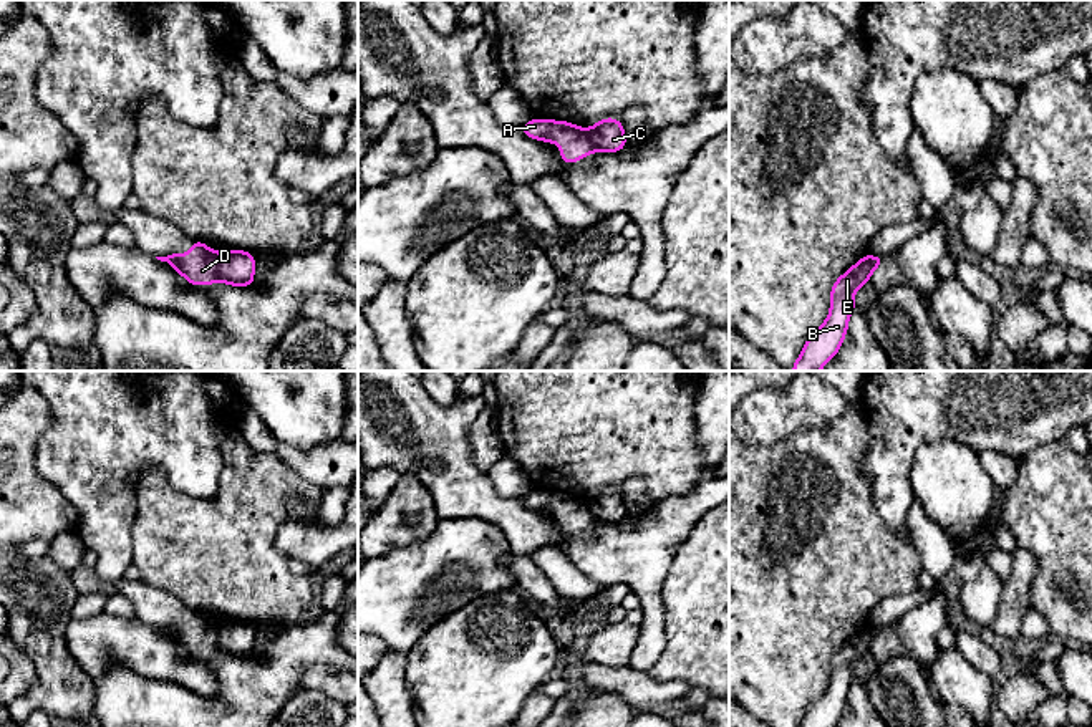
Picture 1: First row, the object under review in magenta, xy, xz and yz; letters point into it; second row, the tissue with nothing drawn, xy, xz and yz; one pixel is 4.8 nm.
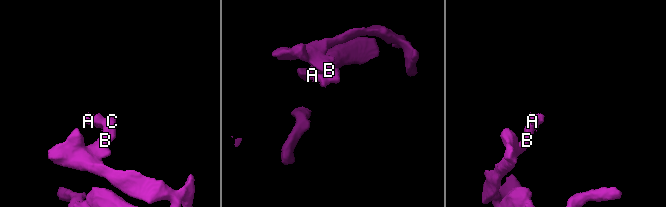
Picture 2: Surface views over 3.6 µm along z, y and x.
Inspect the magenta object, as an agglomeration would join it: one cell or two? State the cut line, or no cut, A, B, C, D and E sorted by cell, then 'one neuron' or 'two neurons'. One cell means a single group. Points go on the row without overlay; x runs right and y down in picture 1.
xy (221, 625), (216, 648) | A D / B C E | two neurons

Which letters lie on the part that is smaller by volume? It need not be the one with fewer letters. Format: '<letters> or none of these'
A, D

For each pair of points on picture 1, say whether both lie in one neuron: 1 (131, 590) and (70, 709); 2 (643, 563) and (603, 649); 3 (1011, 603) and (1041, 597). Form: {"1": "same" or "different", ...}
{"1": "different", "2": "different", "3": "different"}

